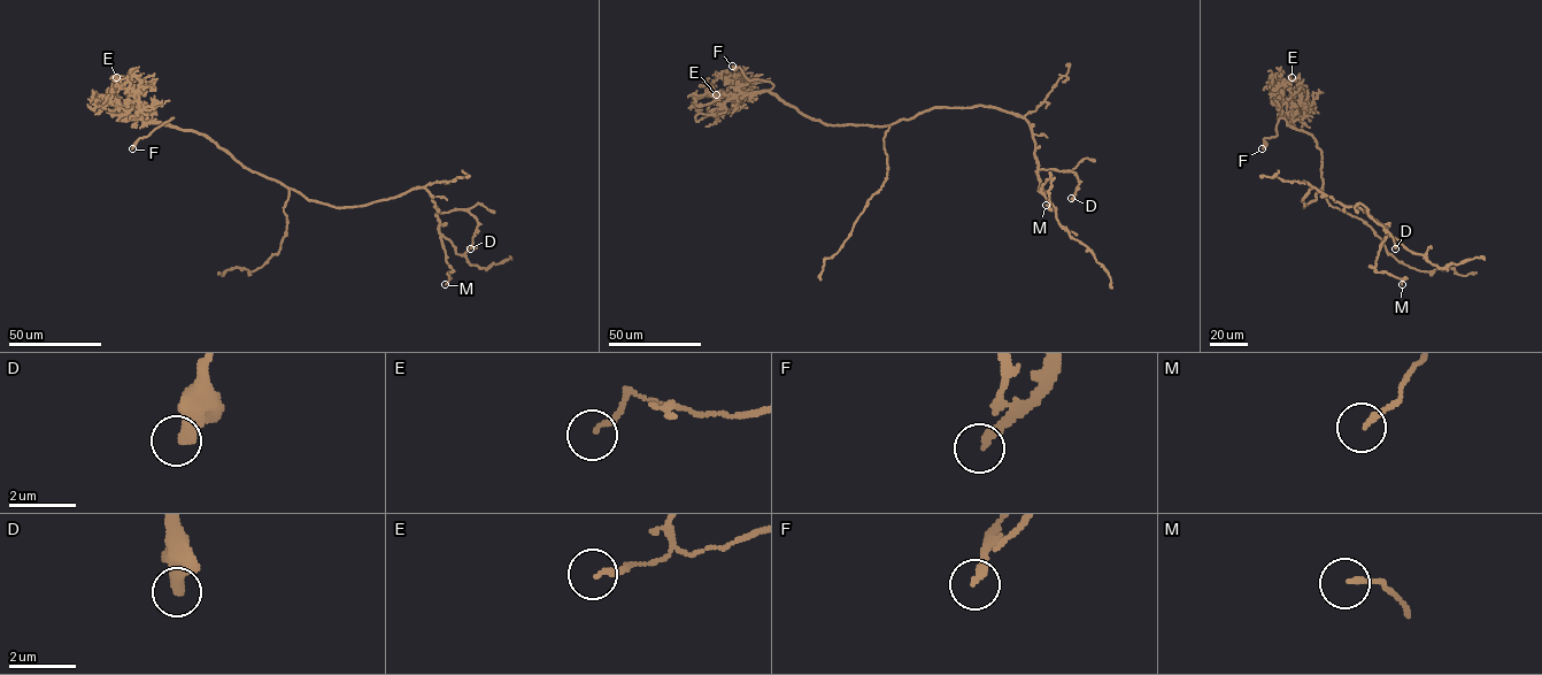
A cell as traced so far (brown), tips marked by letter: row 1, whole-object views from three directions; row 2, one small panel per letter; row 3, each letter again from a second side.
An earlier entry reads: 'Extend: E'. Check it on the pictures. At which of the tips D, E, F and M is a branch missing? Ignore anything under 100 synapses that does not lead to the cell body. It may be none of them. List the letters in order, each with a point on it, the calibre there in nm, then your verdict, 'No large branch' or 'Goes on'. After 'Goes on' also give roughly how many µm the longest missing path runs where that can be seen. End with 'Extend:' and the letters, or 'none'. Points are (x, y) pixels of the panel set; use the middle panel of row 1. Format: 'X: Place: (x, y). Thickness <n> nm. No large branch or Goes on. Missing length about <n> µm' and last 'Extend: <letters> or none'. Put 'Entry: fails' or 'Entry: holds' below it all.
D: Place: (1071, 198). Thickness 480 nm. No large branch
E: Place: (716, 94). Thickness 160 nm. No large branch
F: Place: (732, 66). Thickness 260 nm. Goes on. Missing length about 20 µm
M: Place: (1046, 205). Thickness 150 nm. No large branch
Extend: F
Entry: fails

